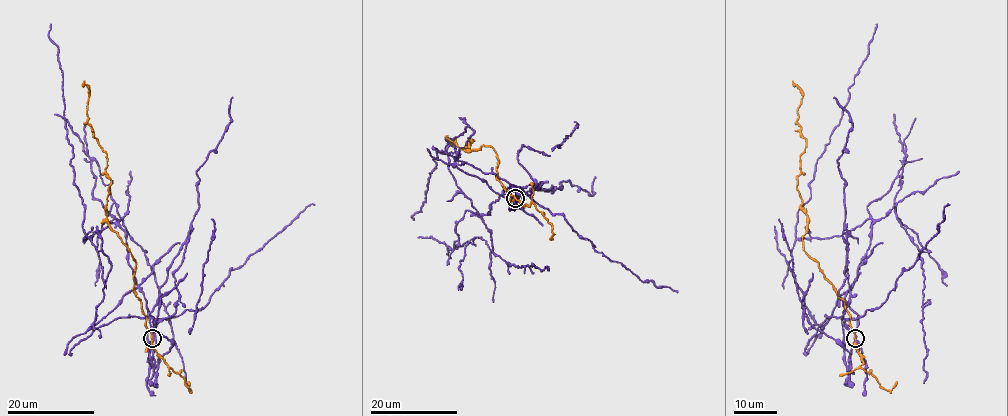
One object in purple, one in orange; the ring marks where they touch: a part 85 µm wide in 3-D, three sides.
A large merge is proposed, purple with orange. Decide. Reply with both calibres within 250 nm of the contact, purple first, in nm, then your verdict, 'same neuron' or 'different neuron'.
240/220 nm | different neuron

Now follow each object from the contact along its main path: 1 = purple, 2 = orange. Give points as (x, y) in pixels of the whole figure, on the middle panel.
1: (515, 198), (508, 187), (488, 214), (468, 209), (456, 227), (455, 247), (480, 238), (510, 265), (548, 266)
2: (515, 198), (497, 179), (498, 159), (490, 146), (470, 149), (472, 140), (460, 148), (446, 135)

